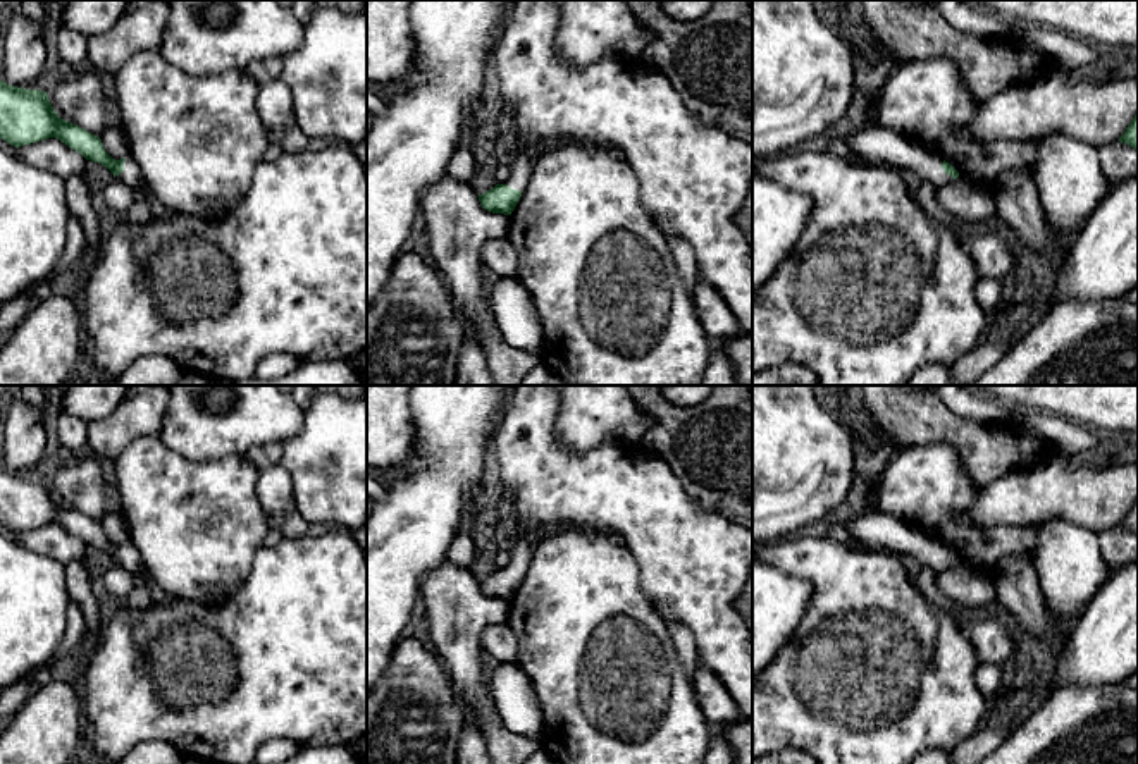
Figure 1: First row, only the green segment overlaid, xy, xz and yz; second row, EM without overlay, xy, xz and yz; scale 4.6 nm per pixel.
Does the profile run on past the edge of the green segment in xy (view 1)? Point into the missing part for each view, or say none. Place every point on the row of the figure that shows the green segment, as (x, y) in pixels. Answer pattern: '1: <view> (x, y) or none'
1: xy (131, 176)

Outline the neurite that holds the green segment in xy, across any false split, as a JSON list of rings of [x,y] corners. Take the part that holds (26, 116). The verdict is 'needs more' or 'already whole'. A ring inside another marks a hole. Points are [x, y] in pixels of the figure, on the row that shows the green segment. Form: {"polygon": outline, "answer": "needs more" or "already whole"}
{"polygon": [[[0,79],[0,138],[15,148],[57,138],[86,160],[107,167],[122,184],[145,188],[141,169],[131,155],[112,158],[98,136],[57,115],[46,91],[10,86]]], "answer": "needs more"}

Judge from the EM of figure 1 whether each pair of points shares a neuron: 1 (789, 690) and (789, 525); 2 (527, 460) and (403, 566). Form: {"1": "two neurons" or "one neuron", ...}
{"1": "two neurons", "2": "two neurons"}

